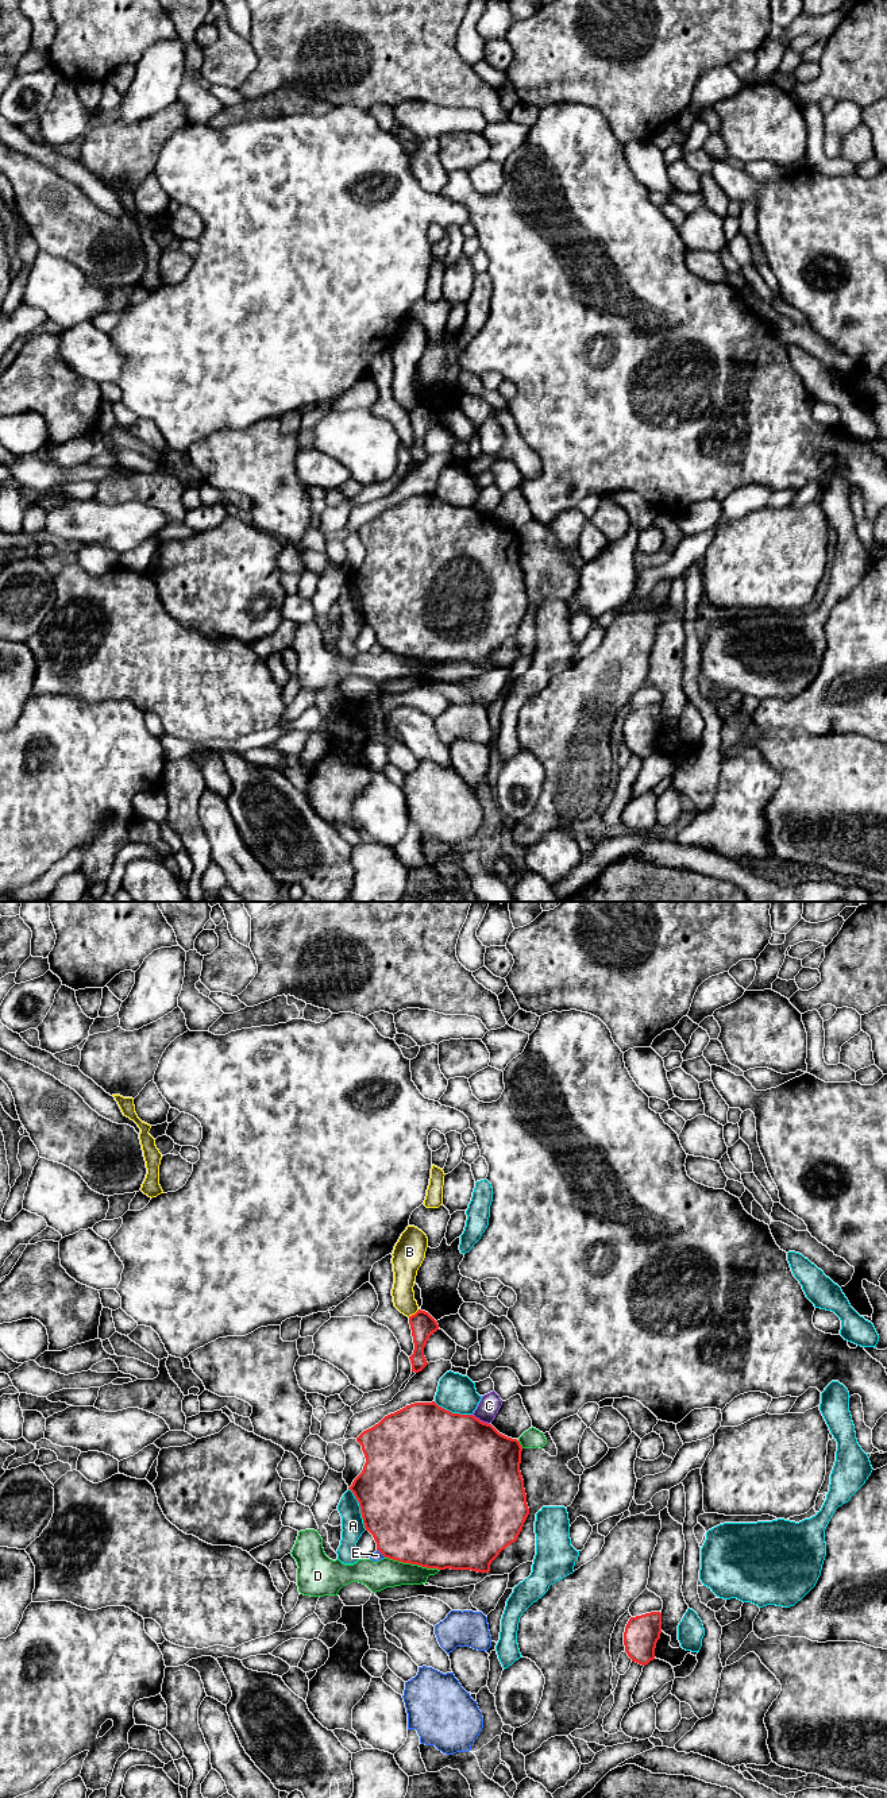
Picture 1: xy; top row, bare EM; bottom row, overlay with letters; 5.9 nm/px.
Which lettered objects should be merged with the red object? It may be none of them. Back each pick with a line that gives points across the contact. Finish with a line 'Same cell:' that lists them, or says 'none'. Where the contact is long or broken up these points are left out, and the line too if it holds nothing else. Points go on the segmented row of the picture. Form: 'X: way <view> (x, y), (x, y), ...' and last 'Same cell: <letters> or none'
Same cell: none

